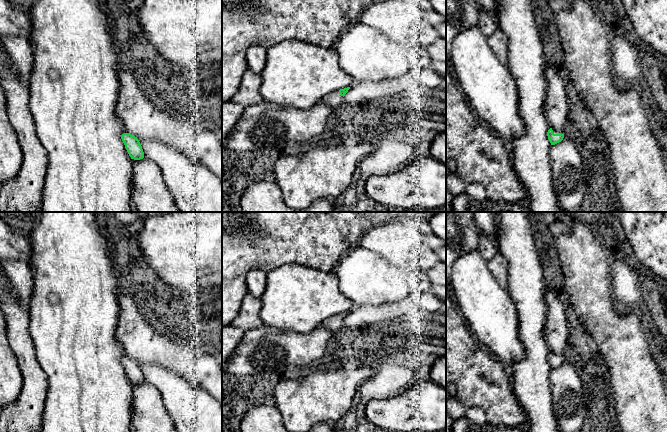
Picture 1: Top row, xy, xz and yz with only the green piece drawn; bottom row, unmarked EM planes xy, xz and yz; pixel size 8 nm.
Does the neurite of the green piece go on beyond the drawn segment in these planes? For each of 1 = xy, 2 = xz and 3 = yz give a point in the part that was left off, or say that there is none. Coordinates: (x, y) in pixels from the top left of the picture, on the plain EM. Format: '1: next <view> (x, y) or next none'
1: next none
2: next xz (334, 324)
3: next yz (560, 355)

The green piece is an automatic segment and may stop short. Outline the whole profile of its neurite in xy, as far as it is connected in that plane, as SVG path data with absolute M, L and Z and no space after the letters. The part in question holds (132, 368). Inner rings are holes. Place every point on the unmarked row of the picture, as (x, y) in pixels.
M124 357L121 359L121 363L131 383L140 384L144 382L144 376L137 361Z

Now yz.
M550 352L547 356L547 360L551 369L555 369L563 364L564 362L563 353L555 354Z

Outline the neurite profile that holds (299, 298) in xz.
M288 263L267 272L259 316L264 326L309 333L329 318L350 311L354 304L339 289L334 271L324 272L296 263Z

